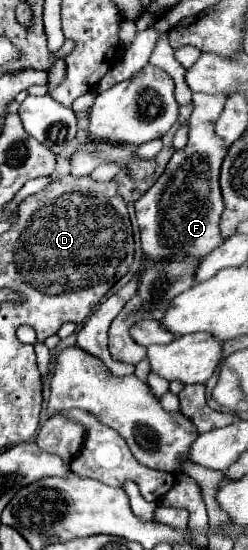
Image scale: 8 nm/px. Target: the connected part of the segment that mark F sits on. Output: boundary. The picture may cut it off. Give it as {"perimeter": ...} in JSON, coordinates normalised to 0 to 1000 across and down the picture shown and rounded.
{"perimeter":[[[778,171],[770,240],[746,269],[706,273],[633,331],[544,367],[552,404],[569,415],[577,473],[665,476],[673,469],[810,473],[835,458],[899,440],[883,400],[899,389],[899,356],[883,342],[883,309],[915,280],[899,251],[867,244],[867,222],[907,193],[915,175]]]}

